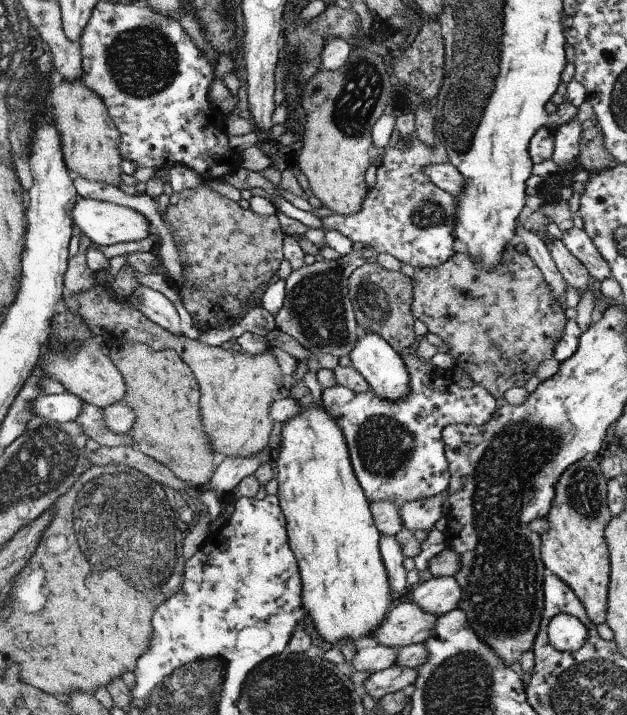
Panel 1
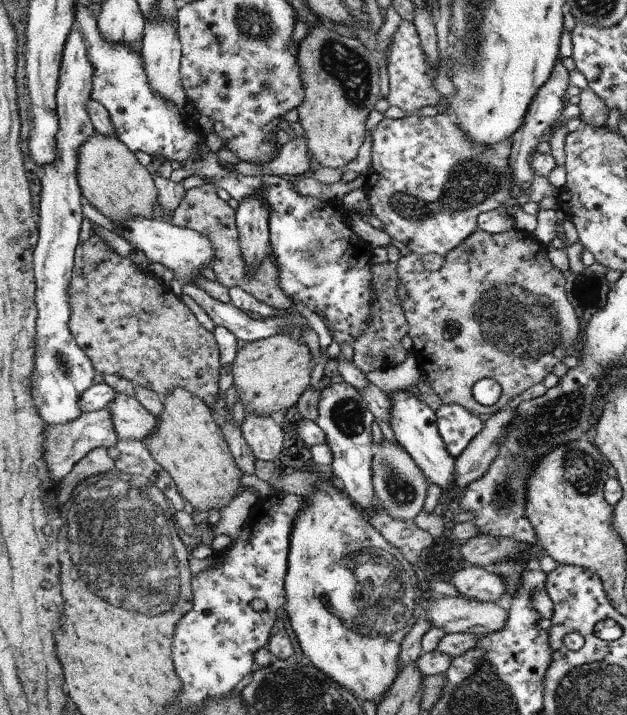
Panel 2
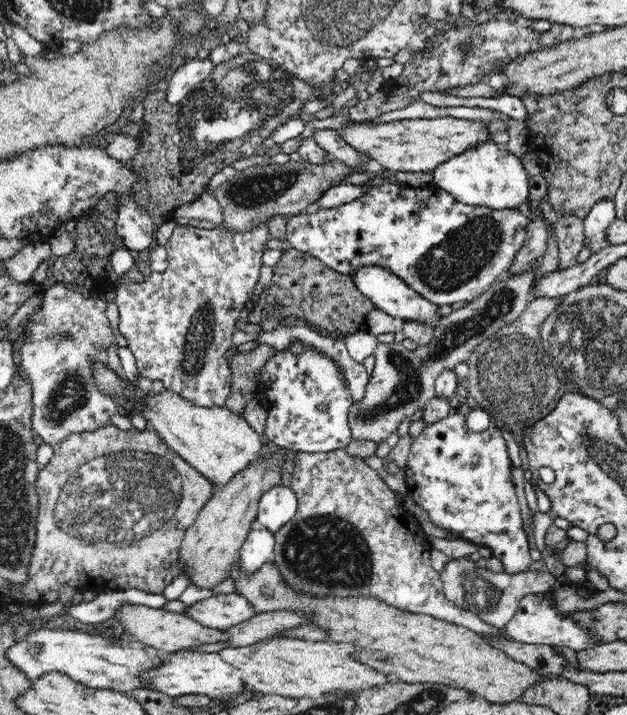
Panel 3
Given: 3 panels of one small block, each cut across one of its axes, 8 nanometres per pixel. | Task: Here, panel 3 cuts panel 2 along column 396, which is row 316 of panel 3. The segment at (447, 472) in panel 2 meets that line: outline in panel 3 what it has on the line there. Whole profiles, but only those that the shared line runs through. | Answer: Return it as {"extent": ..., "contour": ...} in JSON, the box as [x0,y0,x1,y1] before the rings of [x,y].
{"extent":[352,265,442,328],"contour":[[[376,265],[363,266],[352,277],[356,288],[359,288],[359,291],[375,304],[376,309],[387,312],[399,322],[416,321],[435,328],[442,318],[439,313],[440,306],[412,290],[408,284],[388,269]]]}

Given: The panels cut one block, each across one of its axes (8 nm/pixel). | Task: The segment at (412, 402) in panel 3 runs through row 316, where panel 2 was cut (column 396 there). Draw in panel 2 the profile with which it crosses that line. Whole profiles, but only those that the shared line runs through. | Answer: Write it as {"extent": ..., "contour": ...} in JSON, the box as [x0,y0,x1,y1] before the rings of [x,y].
{"extent":[370,438,428,521],"contour":[[[383,438],[378,446],[379,450],[372,456],[370,468],[374,496],[394,519],[402,521],[413,519],[422,509],[428,480],[396,441]]]}

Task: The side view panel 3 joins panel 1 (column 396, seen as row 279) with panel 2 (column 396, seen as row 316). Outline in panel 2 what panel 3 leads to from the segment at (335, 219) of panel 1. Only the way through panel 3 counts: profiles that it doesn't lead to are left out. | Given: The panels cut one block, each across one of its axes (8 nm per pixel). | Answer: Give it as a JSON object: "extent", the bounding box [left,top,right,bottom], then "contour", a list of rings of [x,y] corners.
{"extent":[364,112,514,258],"contour":[[[444,112],[433,117],[385,117],[372,132],[370,154],[372,162],[364,185],[367,200],[382,222],[384,232],[420,257],[423,254],[439,254],[444,258],[449,250],[461,244],[476,229],[479,213],[503,208],[514,187],[512,170],[508,165],[508,148],[504,150],[472,143]]]}

